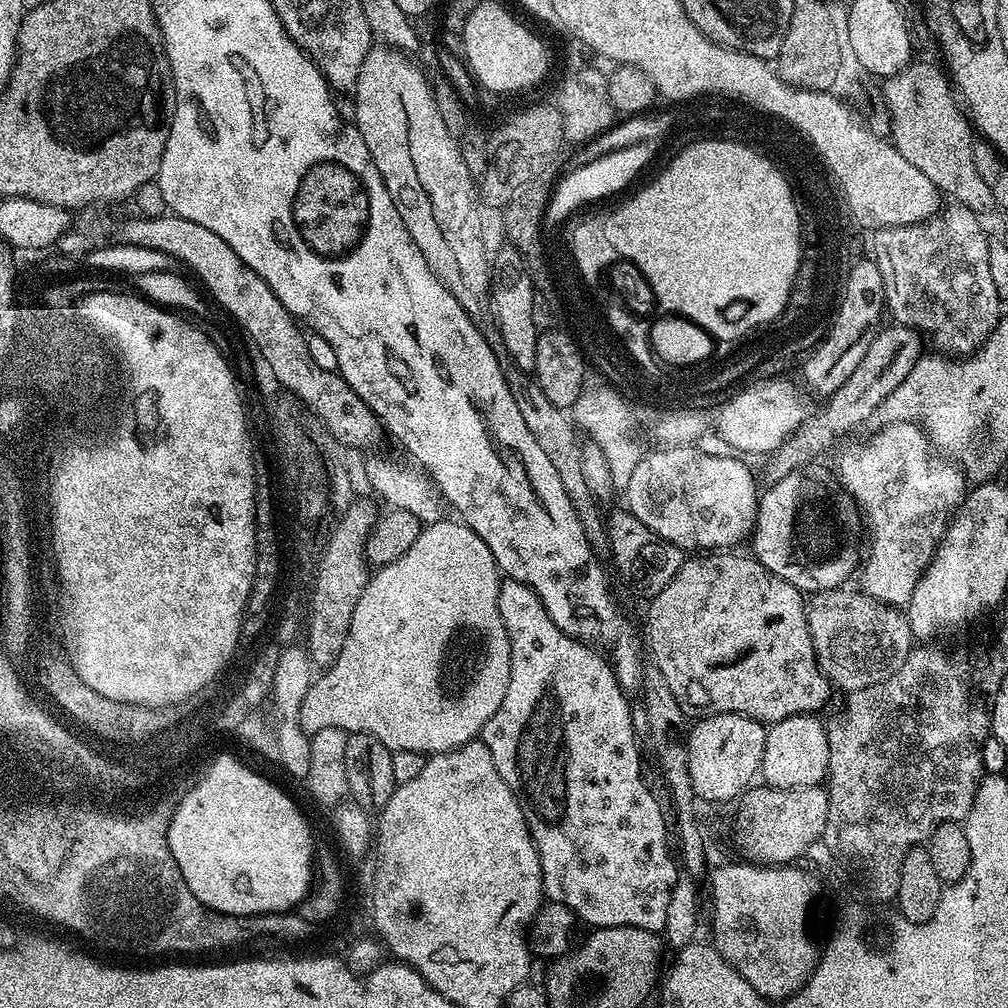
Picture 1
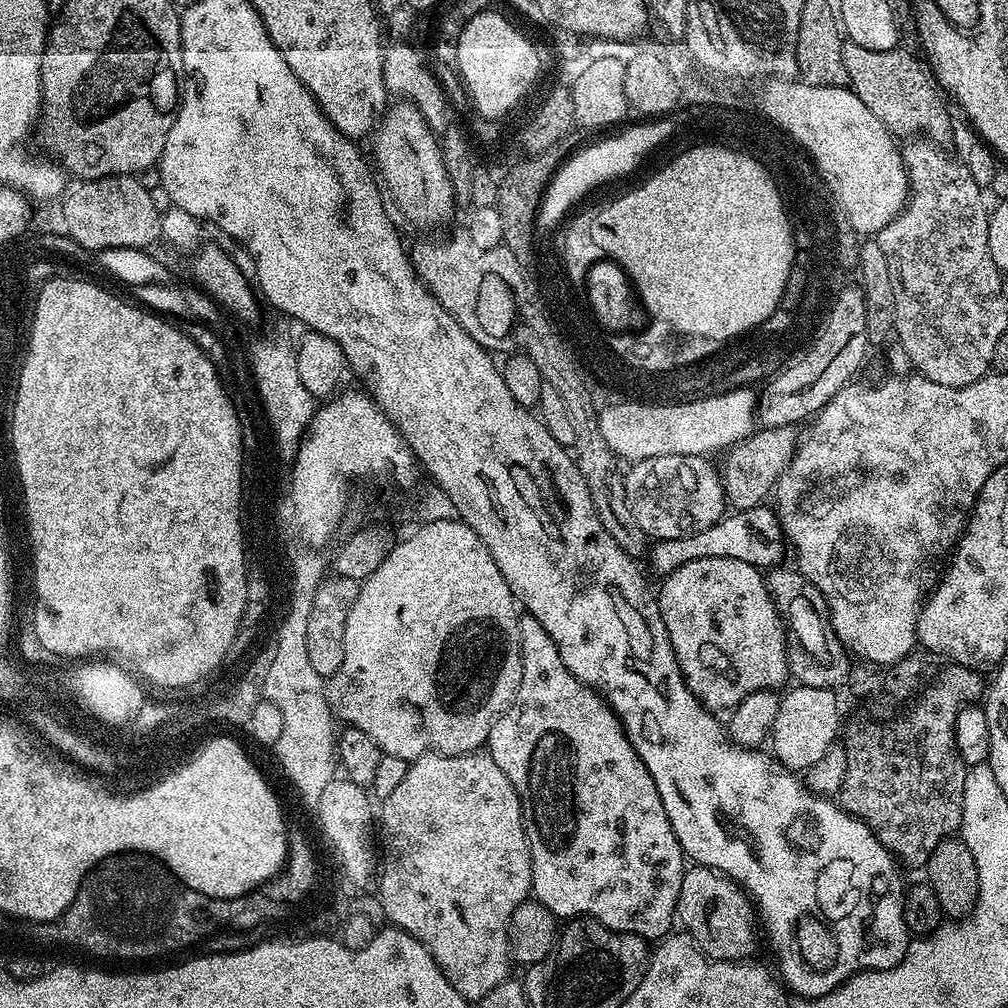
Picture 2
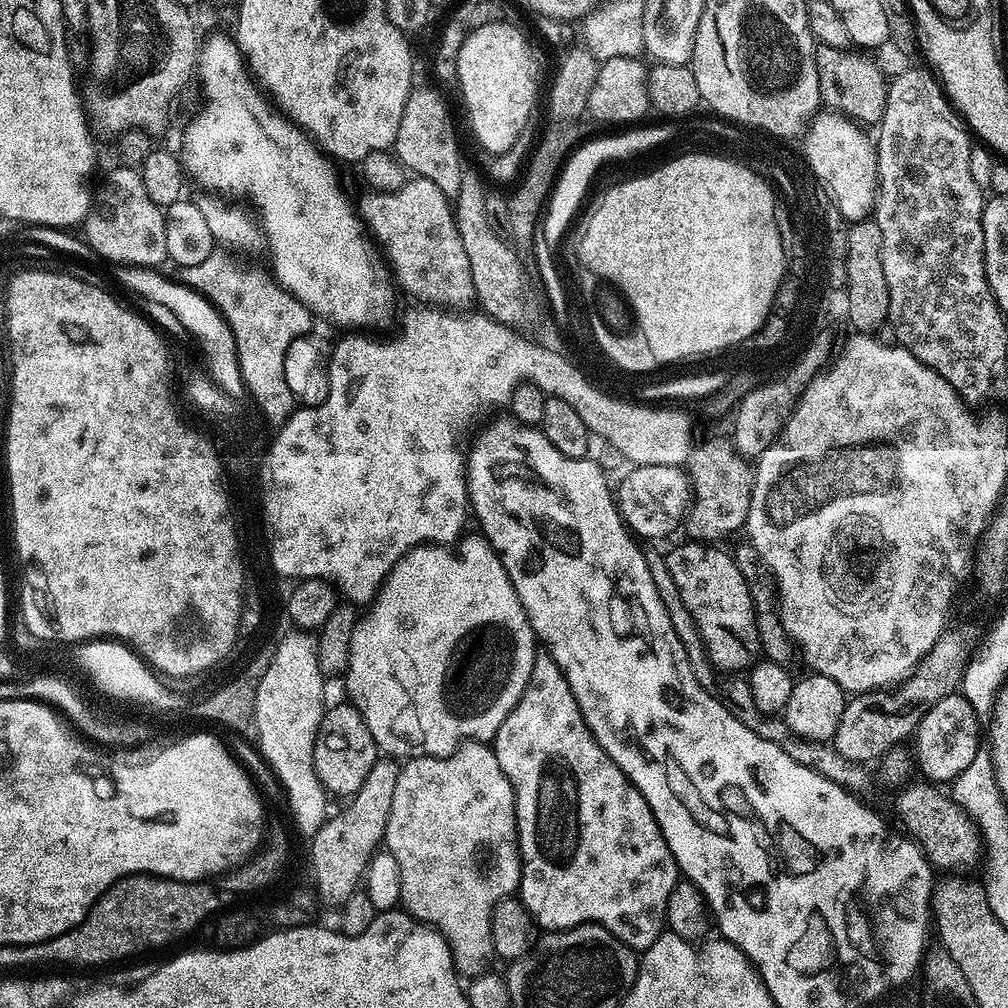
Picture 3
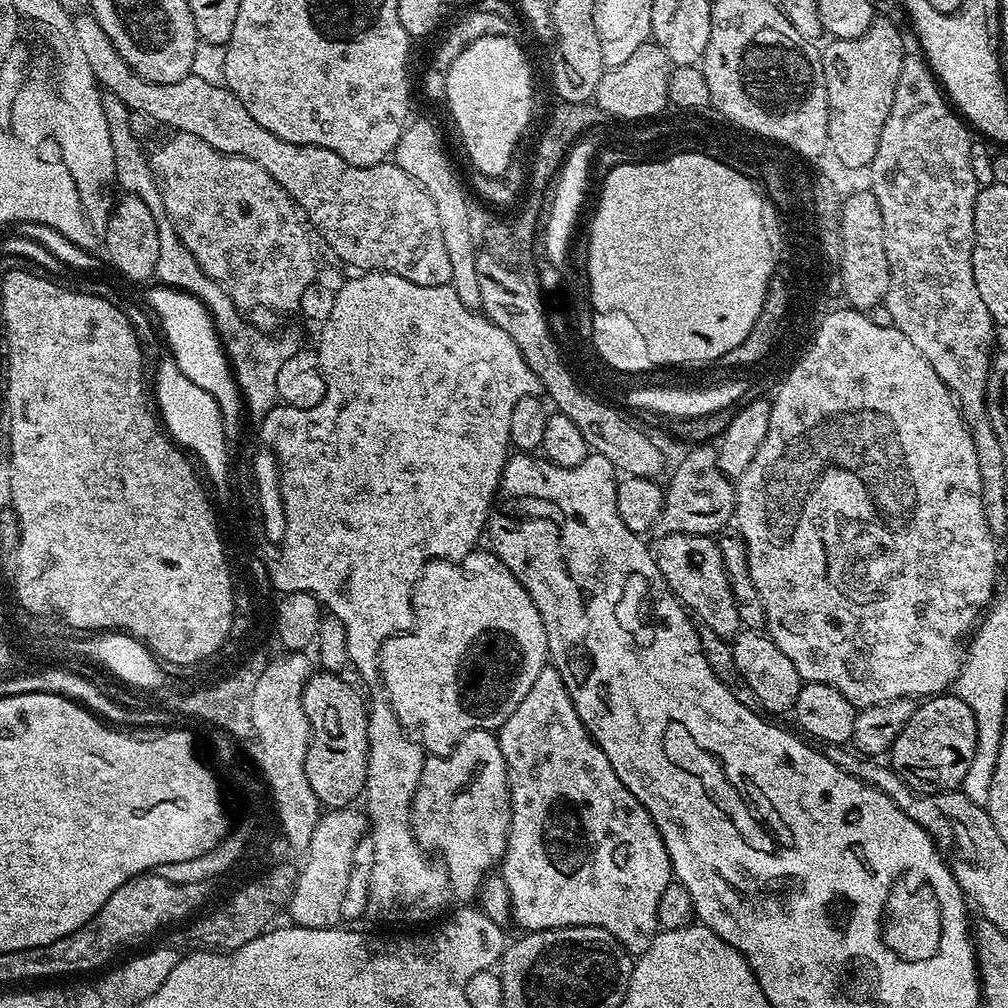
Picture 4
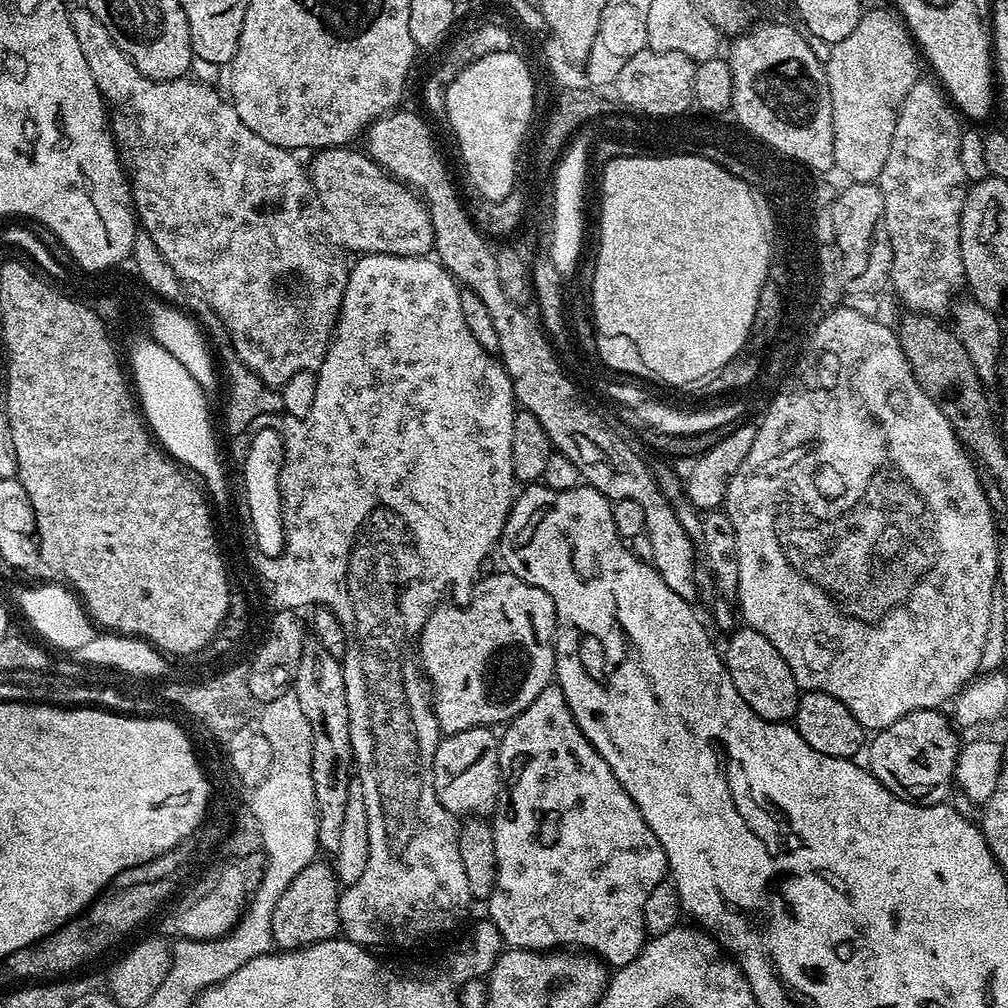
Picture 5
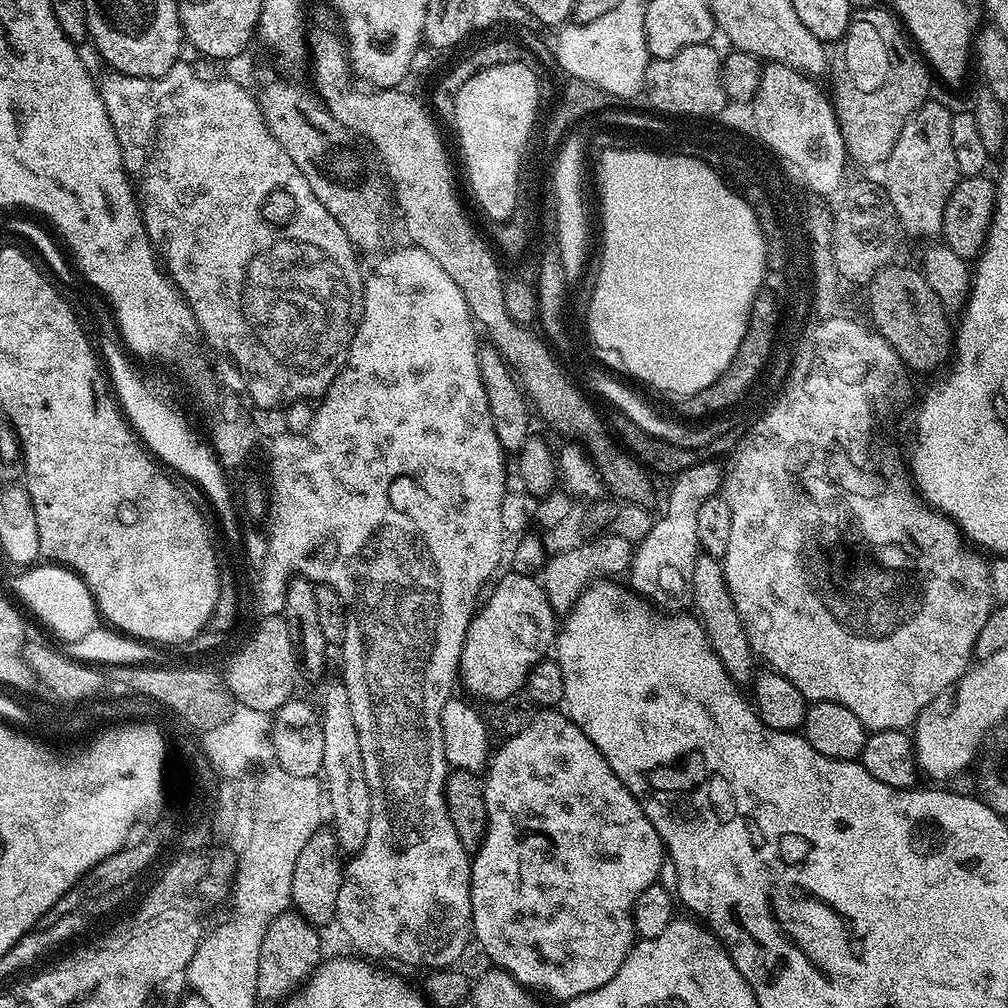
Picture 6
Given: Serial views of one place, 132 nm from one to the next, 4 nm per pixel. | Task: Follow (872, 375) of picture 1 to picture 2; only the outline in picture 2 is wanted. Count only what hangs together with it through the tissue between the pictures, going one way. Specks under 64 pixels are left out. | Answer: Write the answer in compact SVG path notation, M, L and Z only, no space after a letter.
M794 426L764 428L759 432L753 433L748 438L735 444L727 451L727 458L722 464L722 479L724 481L724 492L727 503L735 511L744 511L759 507L765 500L767 495L771 495L772 489L775 489L776 482L781 474L784 473L786 466L792 461L795 452L796 430Z

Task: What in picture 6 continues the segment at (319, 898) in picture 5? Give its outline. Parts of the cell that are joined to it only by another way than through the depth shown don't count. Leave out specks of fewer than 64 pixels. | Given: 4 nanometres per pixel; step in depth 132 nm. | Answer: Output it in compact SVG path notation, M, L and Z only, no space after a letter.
M295 910L278 914L262 938L262 950L258 953L257 997L264 1000L287 1001L307 981L308 977L320 967L320 936L317 925Z

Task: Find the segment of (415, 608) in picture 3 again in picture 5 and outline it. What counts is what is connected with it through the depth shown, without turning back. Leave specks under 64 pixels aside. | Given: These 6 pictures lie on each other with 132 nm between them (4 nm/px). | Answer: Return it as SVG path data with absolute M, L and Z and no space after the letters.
M496 570L477 583L471 600L463 606L441 603L433 610L418 641L418 663L434 697L432 709L444 734L507 725L547 684L553 683L556 670L556 611L554 598L538 586L522 582L507 570Z

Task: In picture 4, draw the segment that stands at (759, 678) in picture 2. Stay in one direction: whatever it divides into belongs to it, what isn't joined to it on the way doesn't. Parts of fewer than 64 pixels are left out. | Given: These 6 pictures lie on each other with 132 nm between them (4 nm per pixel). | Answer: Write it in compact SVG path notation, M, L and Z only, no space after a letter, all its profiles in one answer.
M670 533L658 540L654 555L658 570L662 570L662 578L668 583L668 588L699 623L710 626L714 634L725 638L735 637L741 631L737 602L730 590L719 543L713 537Z

